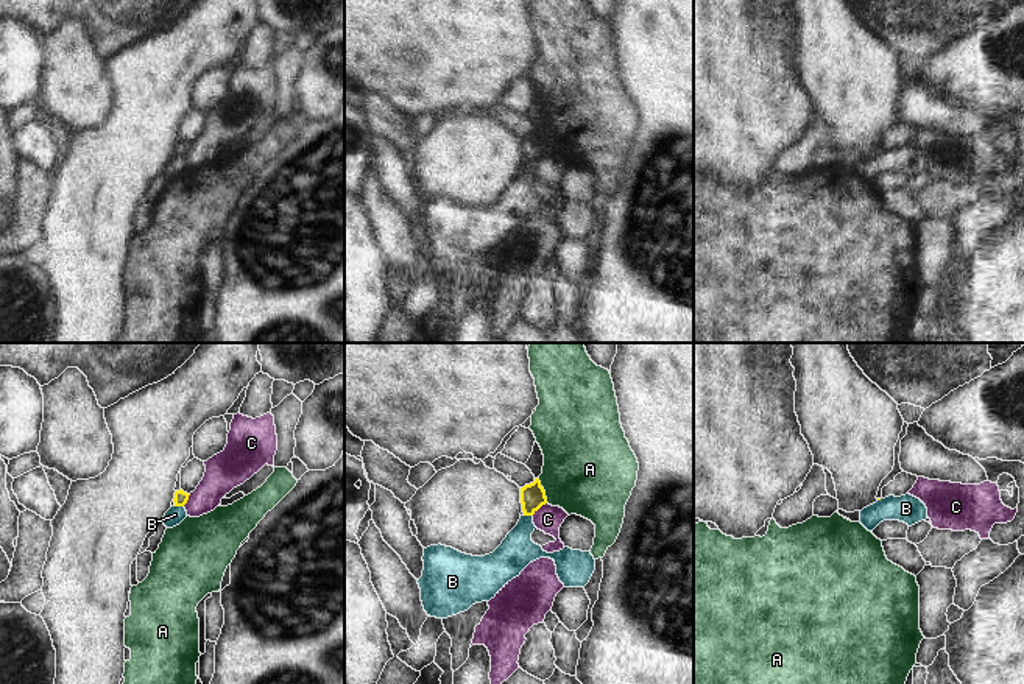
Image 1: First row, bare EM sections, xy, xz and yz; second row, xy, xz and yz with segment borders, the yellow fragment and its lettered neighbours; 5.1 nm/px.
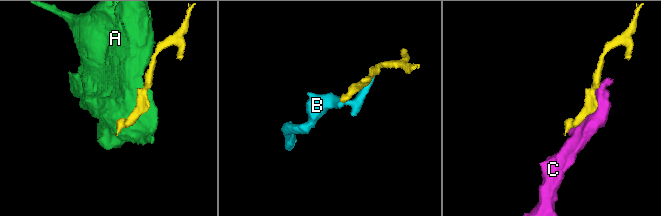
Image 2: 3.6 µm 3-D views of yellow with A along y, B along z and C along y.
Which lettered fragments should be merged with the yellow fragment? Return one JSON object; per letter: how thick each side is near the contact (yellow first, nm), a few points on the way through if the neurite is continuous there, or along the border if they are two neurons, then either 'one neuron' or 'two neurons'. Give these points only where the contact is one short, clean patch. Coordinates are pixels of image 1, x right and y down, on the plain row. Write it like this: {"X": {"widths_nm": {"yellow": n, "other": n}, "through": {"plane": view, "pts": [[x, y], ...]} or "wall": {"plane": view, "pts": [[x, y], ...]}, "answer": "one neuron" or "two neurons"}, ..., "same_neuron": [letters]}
{"A": {"widths_nm": {"yellow": 130, "other": 460}, "wall": {"plane": "xz", "pts": [[538, 130], [547, 153]]}, "answer": "two neurons"}, "B": {"widths_nm": {"yellow": 70, "other": 90}, "wall": {"plane": "xy", "pts": [[175, 156], [183, 158]]}, "answer": "two neurons"}, "C": {"widths_nm": {"yellow": 130, "other": 140}, "answer": "two neurons"}, "same_neuron": []}

